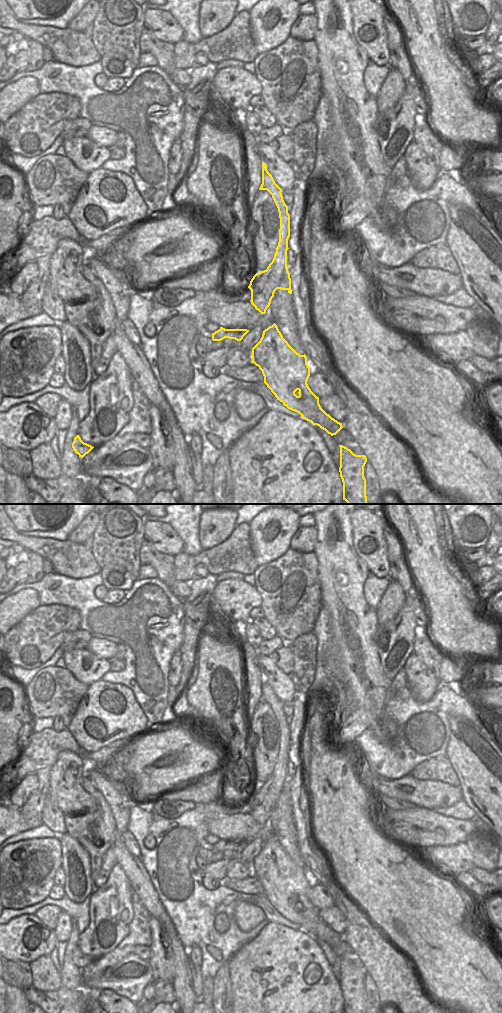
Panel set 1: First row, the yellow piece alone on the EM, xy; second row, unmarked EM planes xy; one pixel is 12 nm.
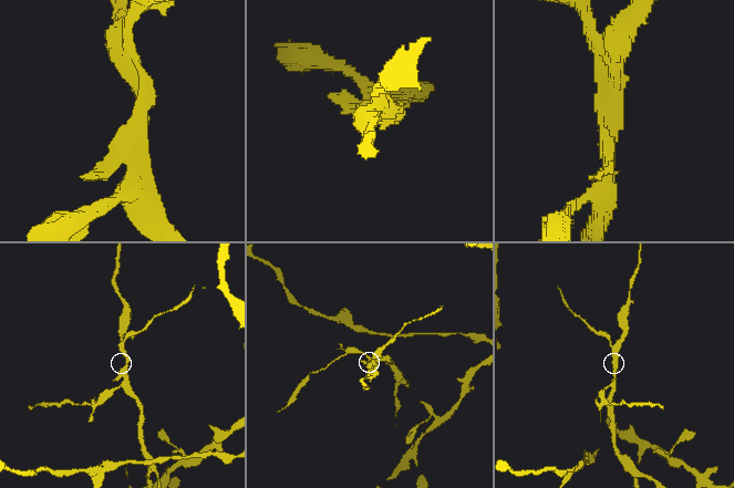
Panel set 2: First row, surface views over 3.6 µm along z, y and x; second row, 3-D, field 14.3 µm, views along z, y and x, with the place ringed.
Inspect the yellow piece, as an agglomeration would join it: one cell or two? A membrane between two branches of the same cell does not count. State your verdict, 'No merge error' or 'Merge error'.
Merge error.

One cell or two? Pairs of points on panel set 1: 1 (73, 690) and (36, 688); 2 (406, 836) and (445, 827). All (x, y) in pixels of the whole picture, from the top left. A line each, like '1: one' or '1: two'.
1: one
2: one

